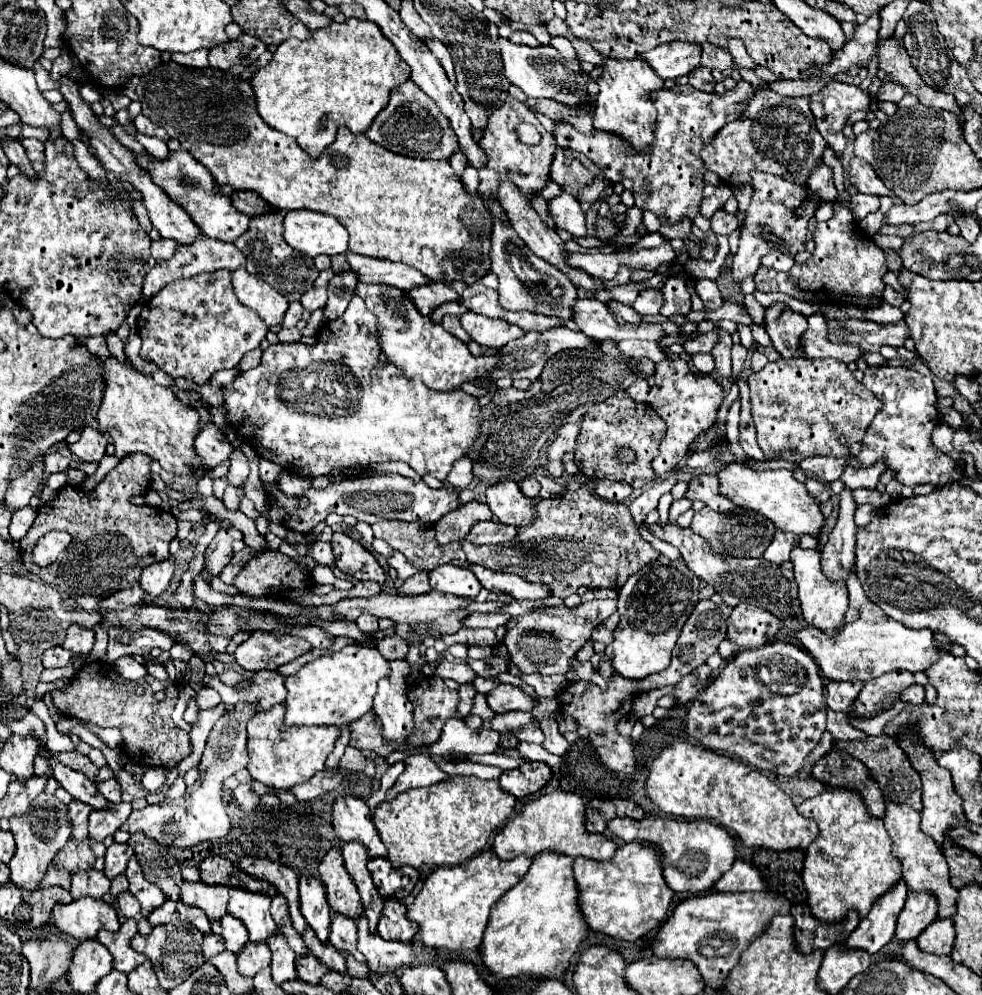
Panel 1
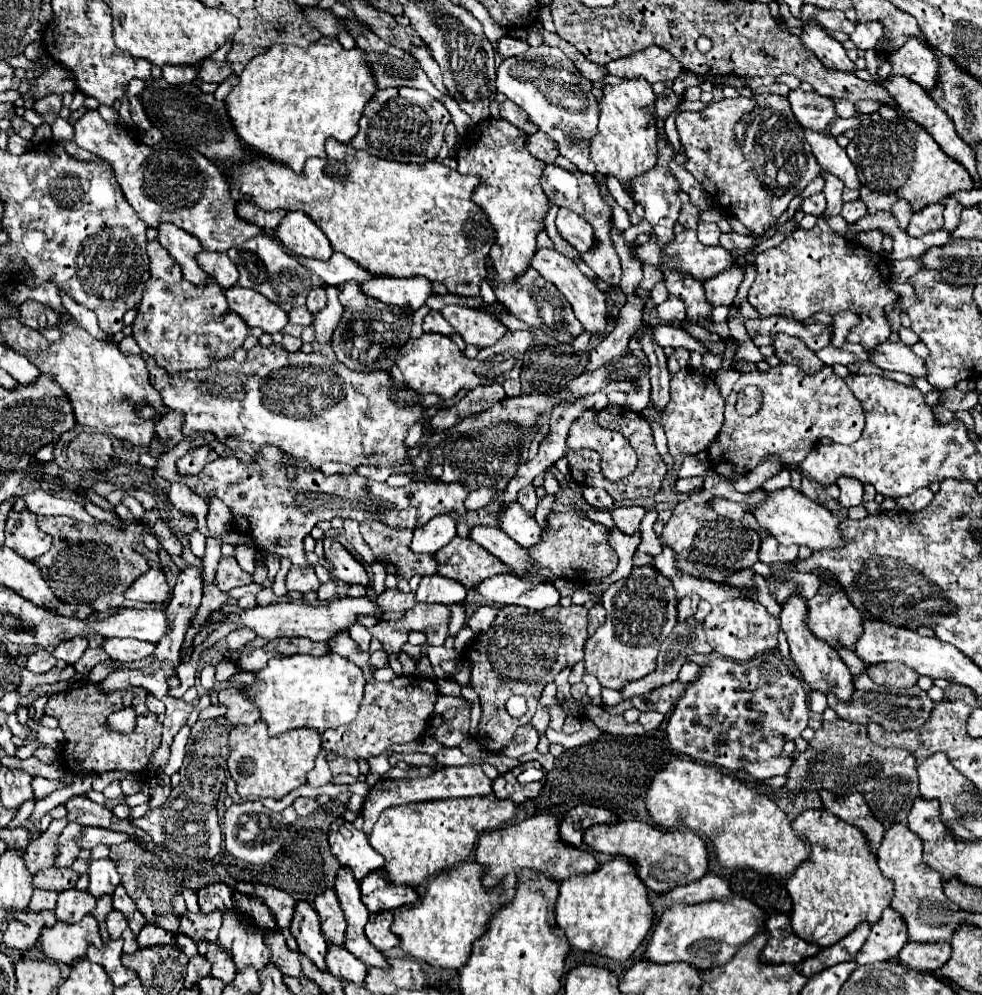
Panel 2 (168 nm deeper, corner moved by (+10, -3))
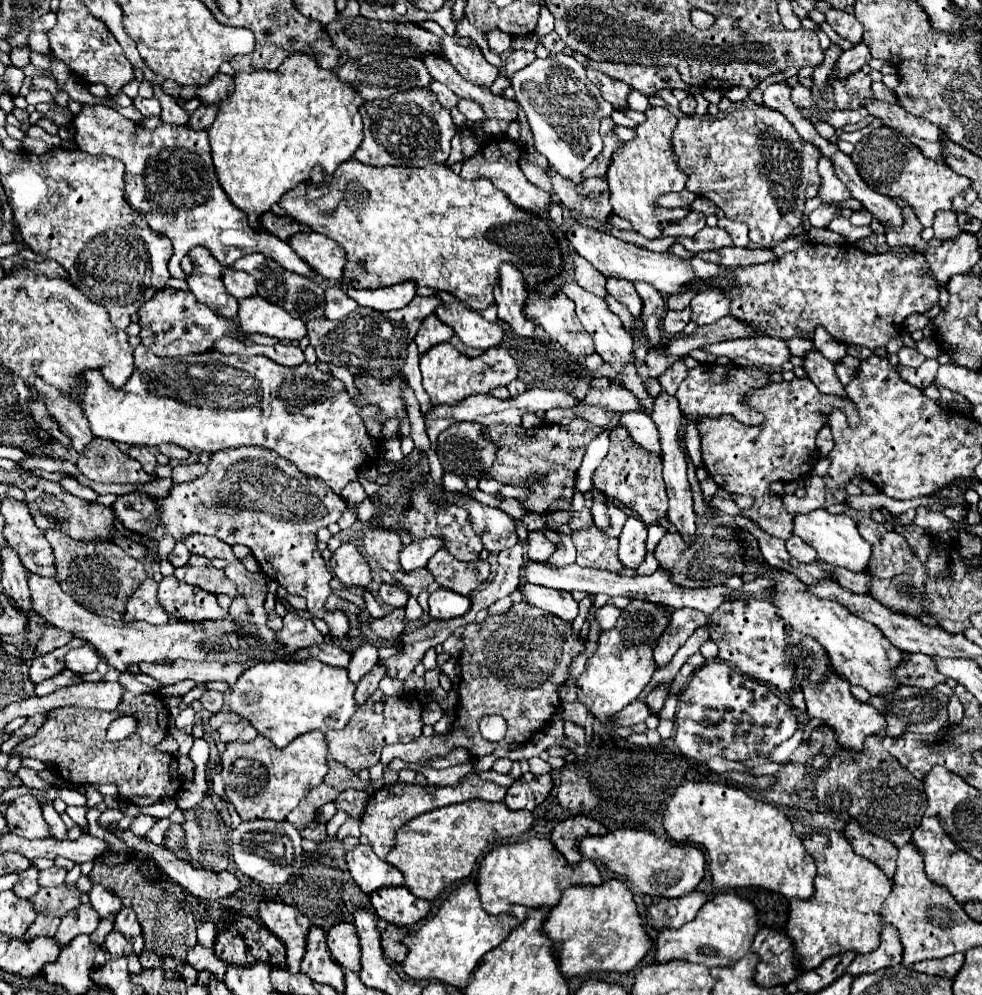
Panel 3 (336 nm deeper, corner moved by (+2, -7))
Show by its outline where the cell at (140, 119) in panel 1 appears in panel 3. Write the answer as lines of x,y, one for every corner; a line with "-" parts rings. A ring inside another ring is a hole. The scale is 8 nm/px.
135,96
133,98
133,106
145,116
159,116
161,112
161,106
159,106
159,100
157,98
141,98
141,96

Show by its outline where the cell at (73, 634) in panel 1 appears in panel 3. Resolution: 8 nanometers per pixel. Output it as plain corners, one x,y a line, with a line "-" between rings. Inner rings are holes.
89,644
69,650
65,660
67,660
67,668
77,674
79,672
95,672
97,664
99,664
99,656
95,654
95,650

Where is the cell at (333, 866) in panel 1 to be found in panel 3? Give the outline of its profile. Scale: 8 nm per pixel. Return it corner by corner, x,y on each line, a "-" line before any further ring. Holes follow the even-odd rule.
341,922
337,926
333,926
327,932
327,948
331,952
331,958
345,970
351,972
359,972
361,964
361,952
359,952
359,940
357,940
357,932
353,924

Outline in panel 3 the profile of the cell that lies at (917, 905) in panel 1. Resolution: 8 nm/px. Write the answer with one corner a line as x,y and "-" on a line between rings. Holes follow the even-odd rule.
887,924
887,928
883,928
883,932
881,932
879,948
871,954
857,956
849,964
847,974
851,974
851,976
871,974
881,968
891,968
891,966
901,964
901,958
903,958
903,946
899,942
899,934
895,932
895,928
891,928
891,924

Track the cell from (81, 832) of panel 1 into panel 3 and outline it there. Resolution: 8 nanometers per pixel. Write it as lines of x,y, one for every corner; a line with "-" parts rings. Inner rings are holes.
31,866
29,870
23,870
23,872
19,874
17,884
13,886
15,896
19,896
19,898
31,898
31,896
39,890
37,876
39,876
39,870
37,870
35,866

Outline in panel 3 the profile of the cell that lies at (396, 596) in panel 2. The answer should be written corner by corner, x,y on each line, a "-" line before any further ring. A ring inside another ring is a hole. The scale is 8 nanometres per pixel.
393,608
381,620
369,620
371,630
385,642
401,642
399,636
405,630
405,608

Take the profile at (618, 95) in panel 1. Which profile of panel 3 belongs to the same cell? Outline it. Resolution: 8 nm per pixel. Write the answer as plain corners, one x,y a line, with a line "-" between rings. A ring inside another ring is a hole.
649,108
647,120
635,130
637,136
631,142
623,142
615,150
611,168
607,172
607,182
611,190
611,206
619,218
631,222
633,230
641,236
655,240
661,238
661,222
655,218
657,198
667,192
681,192
687,182
687,174
677,166
673,156
671,132
675,130
677,116
667,108

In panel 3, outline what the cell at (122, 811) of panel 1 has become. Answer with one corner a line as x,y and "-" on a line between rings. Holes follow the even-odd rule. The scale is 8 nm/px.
51,866
43,872
39,872
39,886
61,886
65,876
67,876
67,872
63,868

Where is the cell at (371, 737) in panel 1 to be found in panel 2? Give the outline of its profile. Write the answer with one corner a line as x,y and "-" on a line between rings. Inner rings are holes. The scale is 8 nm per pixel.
399,676
391,682
377,682
367,678
361,712
357,718
341,728
325,730
321,734
323,748
331,754
345,758
371,758
387,752
395,744
407,744
417,740
427,728
427,720
433,714
439,692
435,684
423,676

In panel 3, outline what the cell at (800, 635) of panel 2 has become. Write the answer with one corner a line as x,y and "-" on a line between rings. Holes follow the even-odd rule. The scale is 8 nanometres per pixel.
831,672
823,684
811,684
809,680
803,680
801,686
805,694
805,704
807,704
807,716
821,718
825,726
831,726
835,732
835,740
843,750
863,752
867,736
885,734
885,726
887,726
885,718
871,704
863,704
855,700
849,692
849,682
841,680
835,672

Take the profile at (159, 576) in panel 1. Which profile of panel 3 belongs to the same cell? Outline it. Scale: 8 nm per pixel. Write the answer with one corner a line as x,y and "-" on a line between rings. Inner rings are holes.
147,578
129,598
127,610
123,614
123,622
143,620
149,624
167,624
167,612
157,602
157,582
153,578

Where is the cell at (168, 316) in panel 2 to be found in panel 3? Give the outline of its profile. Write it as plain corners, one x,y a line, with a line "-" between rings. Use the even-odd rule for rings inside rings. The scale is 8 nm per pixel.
165,288
155,292
155,296
145,302
139,310
139,326
141,326
141,344
155,352
155,356
187,356
211,350
217,338
227,334
237,336
237,324
219,316
209,306
201,304
191,296
191,292
179,292
173,288

